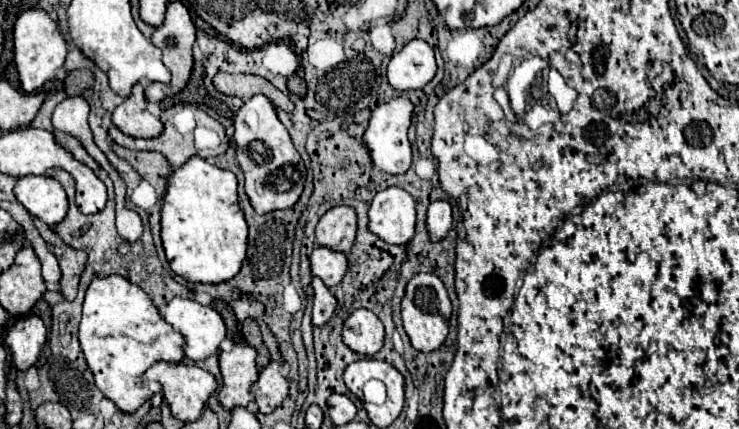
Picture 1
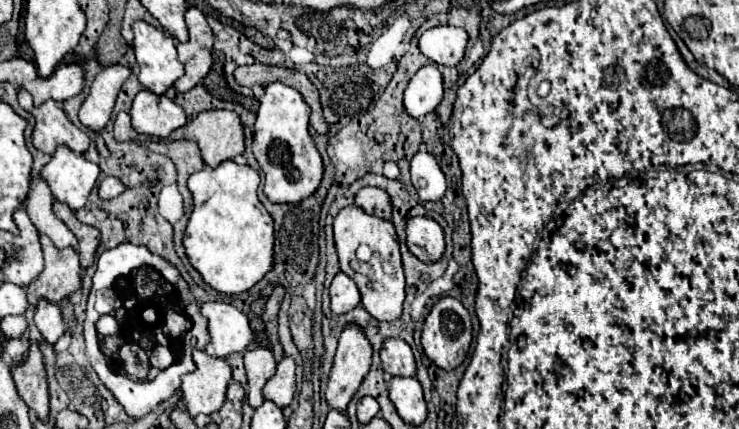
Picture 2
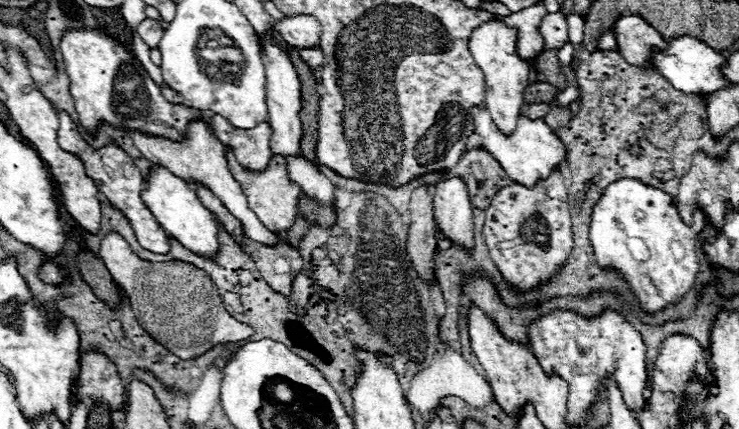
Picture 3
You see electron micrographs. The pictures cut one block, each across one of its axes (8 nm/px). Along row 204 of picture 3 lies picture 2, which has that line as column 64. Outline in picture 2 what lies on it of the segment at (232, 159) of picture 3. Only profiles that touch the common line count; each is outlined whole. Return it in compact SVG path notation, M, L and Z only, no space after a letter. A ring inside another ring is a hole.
M40 236L40 244L44 254L44 270L26 288L30 306L36 306L40 298L46 298L56 304L82 286L80 280L82 268L76 250L56 248L48 236Z

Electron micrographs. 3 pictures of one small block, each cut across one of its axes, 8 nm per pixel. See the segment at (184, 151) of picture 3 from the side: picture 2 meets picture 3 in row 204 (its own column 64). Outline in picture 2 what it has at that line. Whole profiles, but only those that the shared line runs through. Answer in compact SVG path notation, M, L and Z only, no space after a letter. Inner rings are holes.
M36 176L32 178L32 186L28 192L28 204L26 212L36 226L40 234L46 234L58 248L74 248L76 250L76 236L52 214L52 192L48 190L48 184Z

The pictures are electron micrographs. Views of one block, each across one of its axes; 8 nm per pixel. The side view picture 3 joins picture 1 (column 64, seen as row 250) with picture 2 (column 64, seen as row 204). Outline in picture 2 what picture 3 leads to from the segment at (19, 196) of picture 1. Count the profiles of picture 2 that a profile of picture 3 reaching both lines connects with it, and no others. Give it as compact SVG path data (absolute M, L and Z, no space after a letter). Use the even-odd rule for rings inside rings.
M58 146L50 162L40 170L40 176L50 186L52 196L58 202L68 204L74 212L86 204L98 174L100 168L96 164L66 146Z

